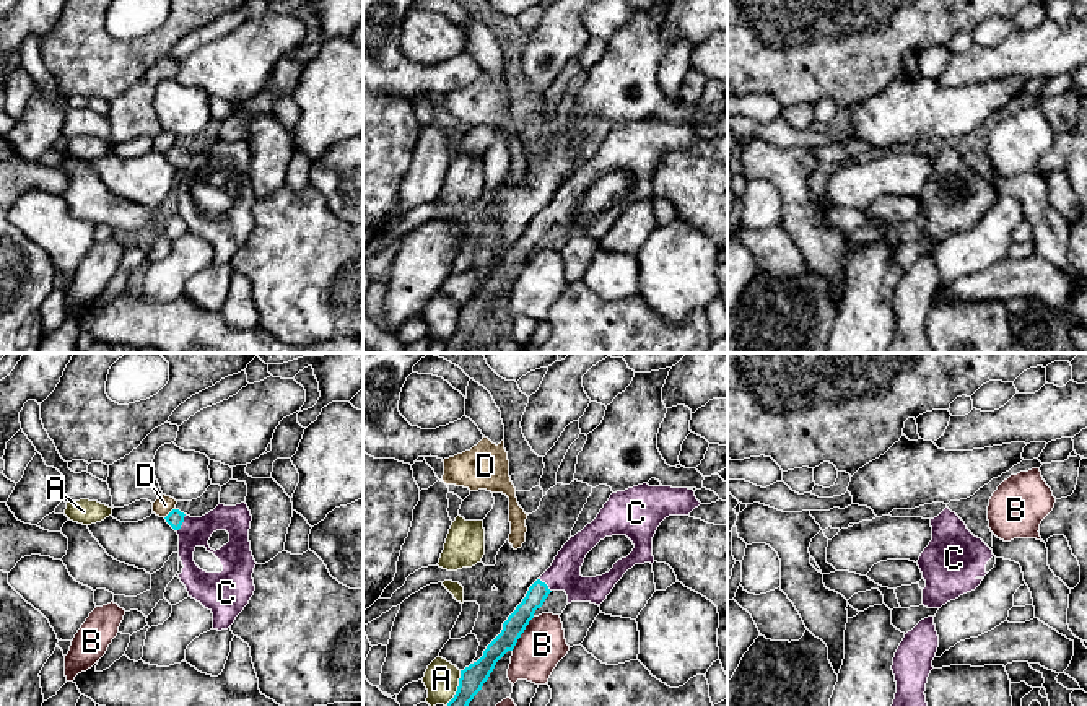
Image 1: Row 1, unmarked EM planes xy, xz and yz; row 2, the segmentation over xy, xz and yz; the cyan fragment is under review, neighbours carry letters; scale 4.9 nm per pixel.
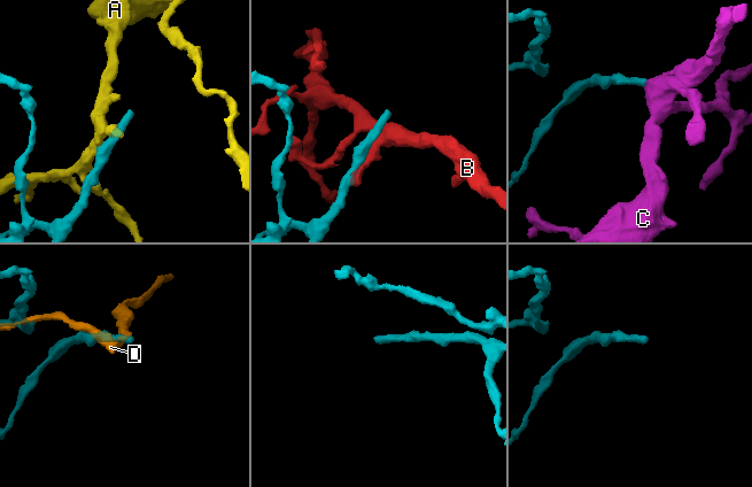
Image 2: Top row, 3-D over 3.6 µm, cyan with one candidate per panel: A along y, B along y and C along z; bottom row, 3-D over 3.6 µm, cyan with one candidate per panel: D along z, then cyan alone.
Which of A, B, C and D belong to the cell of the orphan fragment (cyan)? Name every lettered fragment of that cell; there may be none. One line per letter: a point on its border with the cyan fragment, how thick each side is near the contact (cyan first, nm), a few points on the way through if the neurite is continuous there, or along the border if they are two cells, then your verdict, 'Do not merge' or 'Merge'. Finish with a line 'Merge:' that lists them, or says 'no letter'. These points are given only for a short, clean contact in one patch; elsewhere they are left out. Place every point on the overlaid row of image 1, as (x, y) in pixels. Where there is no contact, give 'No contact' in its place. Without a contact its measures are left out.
A: Touches cyan at xz (458, 688). Thickness 120 nm (cyan) against 180 nm. Boundary: xz (461, 671), (458, 690), (446, 705). Do not merge
B: Touches cyan at xz (523, 631). Thickness 100 nm (cyan) against 240 nm. Do not merge
C: Touches cyan at xy (183, 521). Thickness 80 nm (cyan) against 140 nm. Path across: xy (174, 518), (183, 521), (194, 532). Merge
D: Touches cyan at xy (170, 513). Thickness 80 nm (cyan) against 90 nm. Boundary: xy (174, 508), (165, 518). Do not merge
Merge: C

